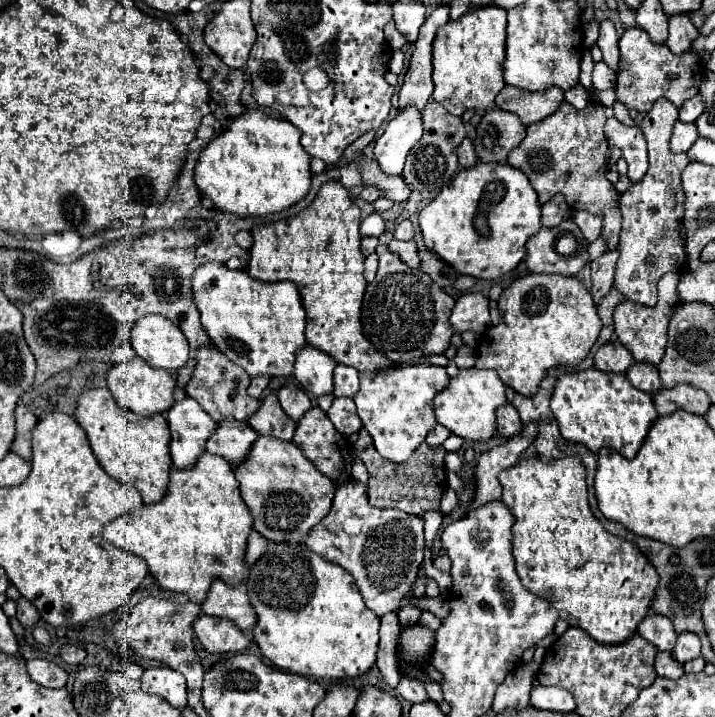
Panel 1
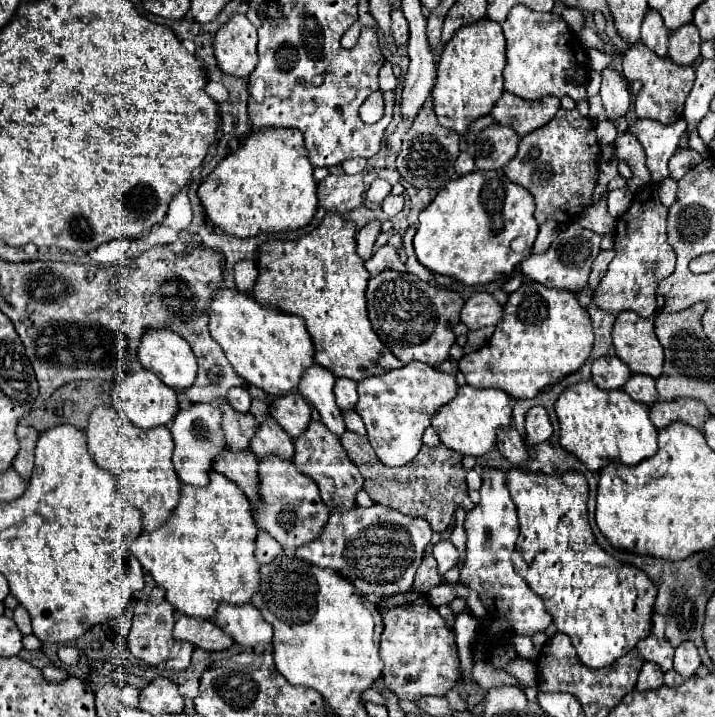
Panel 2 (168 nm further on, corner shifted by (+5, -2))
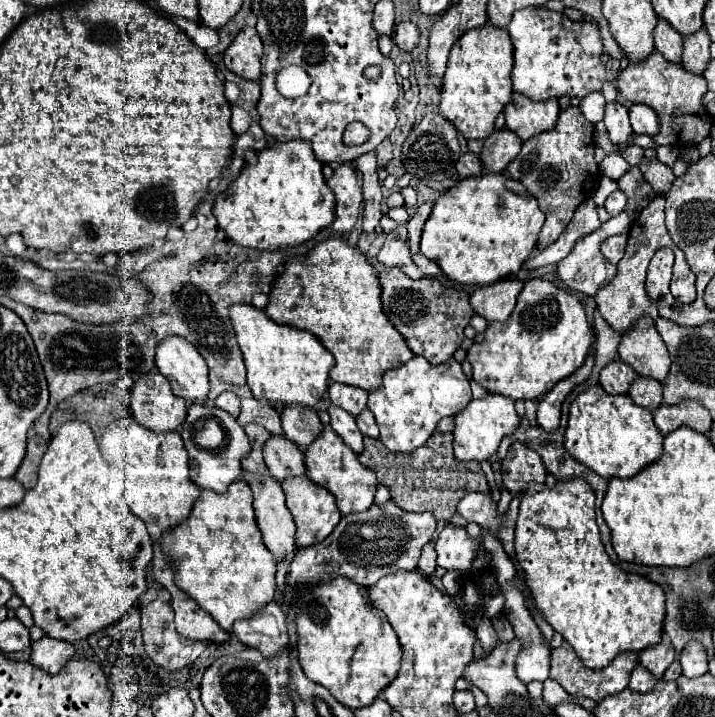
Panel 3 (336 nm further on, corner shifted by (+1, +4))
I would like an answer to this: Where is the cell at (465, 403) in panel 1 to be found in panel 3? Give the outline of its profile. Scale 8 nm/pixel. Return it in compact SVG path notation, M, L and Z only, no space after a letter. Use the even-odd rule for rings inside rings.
M487 393L481 399L469 401L465 409L461 409L455 419L455 429L453 429L453 449L455 457L459 461L483 461L489 455L493 455L505 435L511 435L517 425L519 425L519 415L515 411L515 401L505 395L497 393Z

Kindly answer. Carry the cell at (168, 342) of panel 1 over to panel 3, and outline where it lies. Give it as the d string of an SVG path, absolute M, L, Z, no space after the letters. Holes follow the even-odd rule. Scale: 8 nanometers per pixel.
M165 337L155 347L155 367L171 381L173 393L187 401L203 401L209 391L207 363L183 337Z

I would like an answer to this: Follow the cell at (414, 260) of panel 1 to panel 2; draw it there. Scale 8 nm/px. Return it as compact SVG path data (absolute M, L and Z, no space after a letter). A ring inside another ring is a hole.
M383 245L379 247L371 259L365 261L365 267L371 275L377 275L385 269L395 269L395 271L407 271L405 263L401 261L401 257L395 253L395 249L391 245Z

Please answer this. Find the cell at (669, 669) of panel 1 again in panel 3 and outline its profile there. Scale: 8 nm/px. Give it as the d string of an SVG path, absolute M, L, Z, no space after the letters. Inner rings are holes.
M637 665L631 673L631 681L629 681L629 687L637 693L647 693L655 687L657 683L657 677L653 673L649 673L649 669L645 669L643 665Z

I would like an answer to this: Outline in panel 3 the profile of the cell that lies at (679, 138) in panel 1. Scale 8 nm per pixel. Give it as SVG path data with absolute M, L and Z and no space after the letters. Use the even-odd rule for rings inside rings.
M633 105L629 109L629 117L631 117L631 127L635 135L655 137L659 133L657 113L653 113L653 109L649 109L647 105Z

